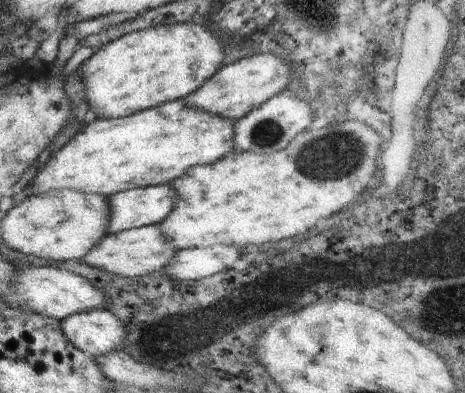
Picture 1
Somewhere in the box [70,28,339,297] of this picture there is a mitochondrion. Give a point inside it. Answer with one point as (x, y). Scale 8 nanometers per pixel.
(267, 132)

